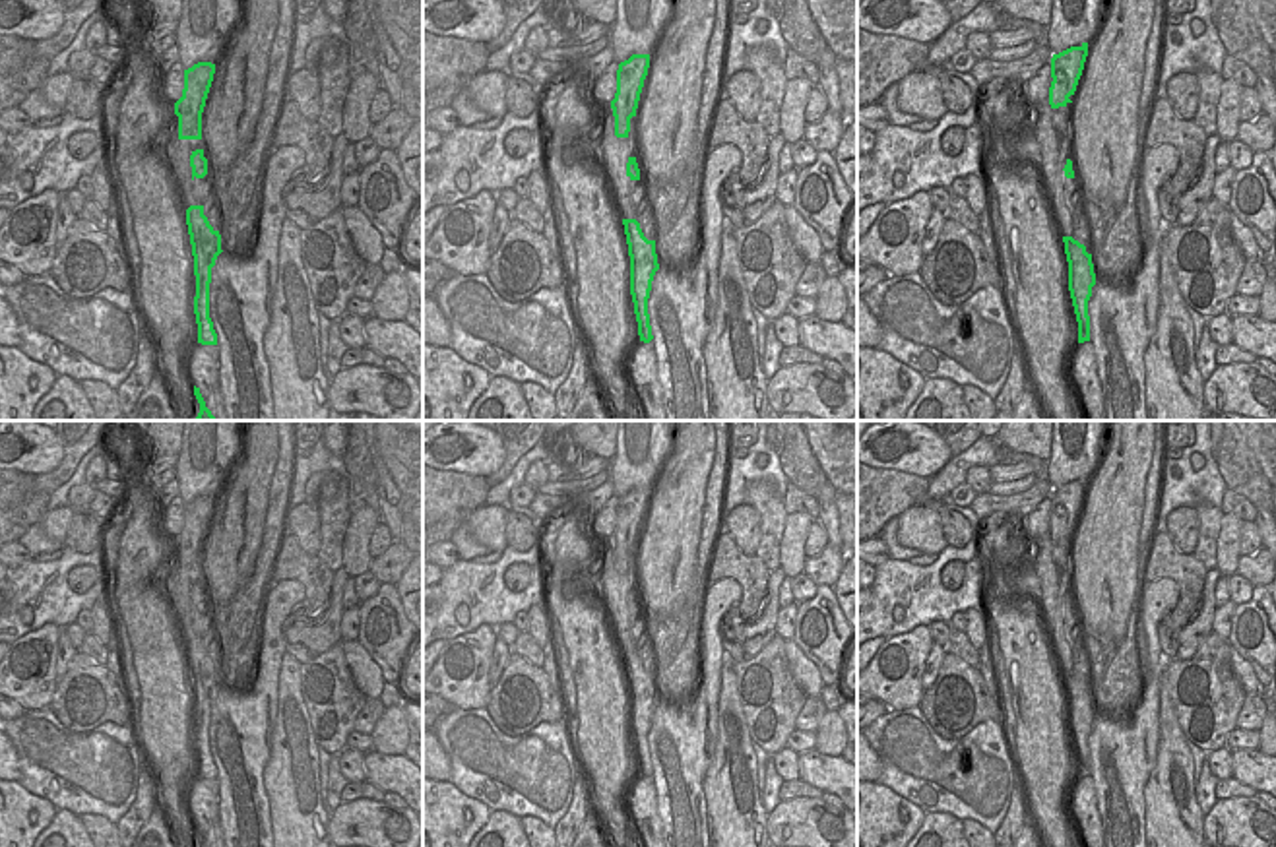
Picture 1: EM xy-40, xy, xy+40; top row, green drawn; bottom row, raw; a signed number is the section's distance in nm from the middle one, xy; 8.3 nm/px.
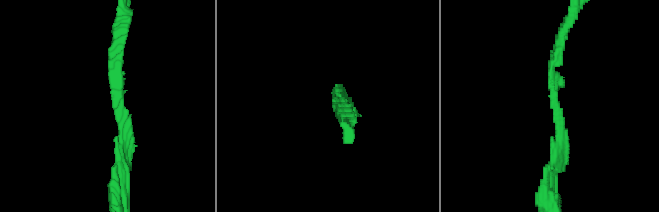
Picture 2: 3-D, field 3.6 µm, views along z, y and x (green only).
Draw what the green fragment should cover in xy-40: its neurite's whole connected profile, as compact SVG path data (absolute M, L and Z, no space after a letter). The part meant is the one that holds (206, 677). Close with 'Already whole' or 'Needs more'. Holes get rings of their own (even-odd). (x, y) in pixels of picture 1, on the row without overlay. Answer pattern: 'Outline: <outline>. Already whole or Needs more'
Outline: M190 640L186 643L186 659L194 690L196 731L194 748L198 758L198 777L217 779L217 768L209 752L209 717L211 702L215 700L221 684L221 669L204 649L204 640Z. Already whole

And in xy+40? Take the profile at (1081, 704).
Outline: M1063 671L1063 676L1069 696L1069 725L1078 756L1078 777L1084 777L1090 775L1088 735L1092 731L1092 721L1096 719L1092 688L1072 671Z. Already whole

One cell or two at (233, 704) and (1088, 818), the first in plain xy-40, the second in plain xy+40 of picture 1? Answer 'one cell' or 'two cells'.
two cells

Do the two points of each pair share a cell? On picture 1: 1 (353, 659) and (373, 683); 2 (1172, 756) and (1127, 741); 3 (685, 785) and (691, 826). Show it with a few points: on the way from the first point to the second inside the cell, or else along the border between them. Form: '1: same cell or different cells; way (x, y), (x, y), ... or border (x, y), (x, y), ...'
1: same cell; way (359, 665), (367, 677)
2: different cells; border (1158, 706), (1158, 754), (1143, 795)
3: same cell; way (685, 795), (685, 816)

